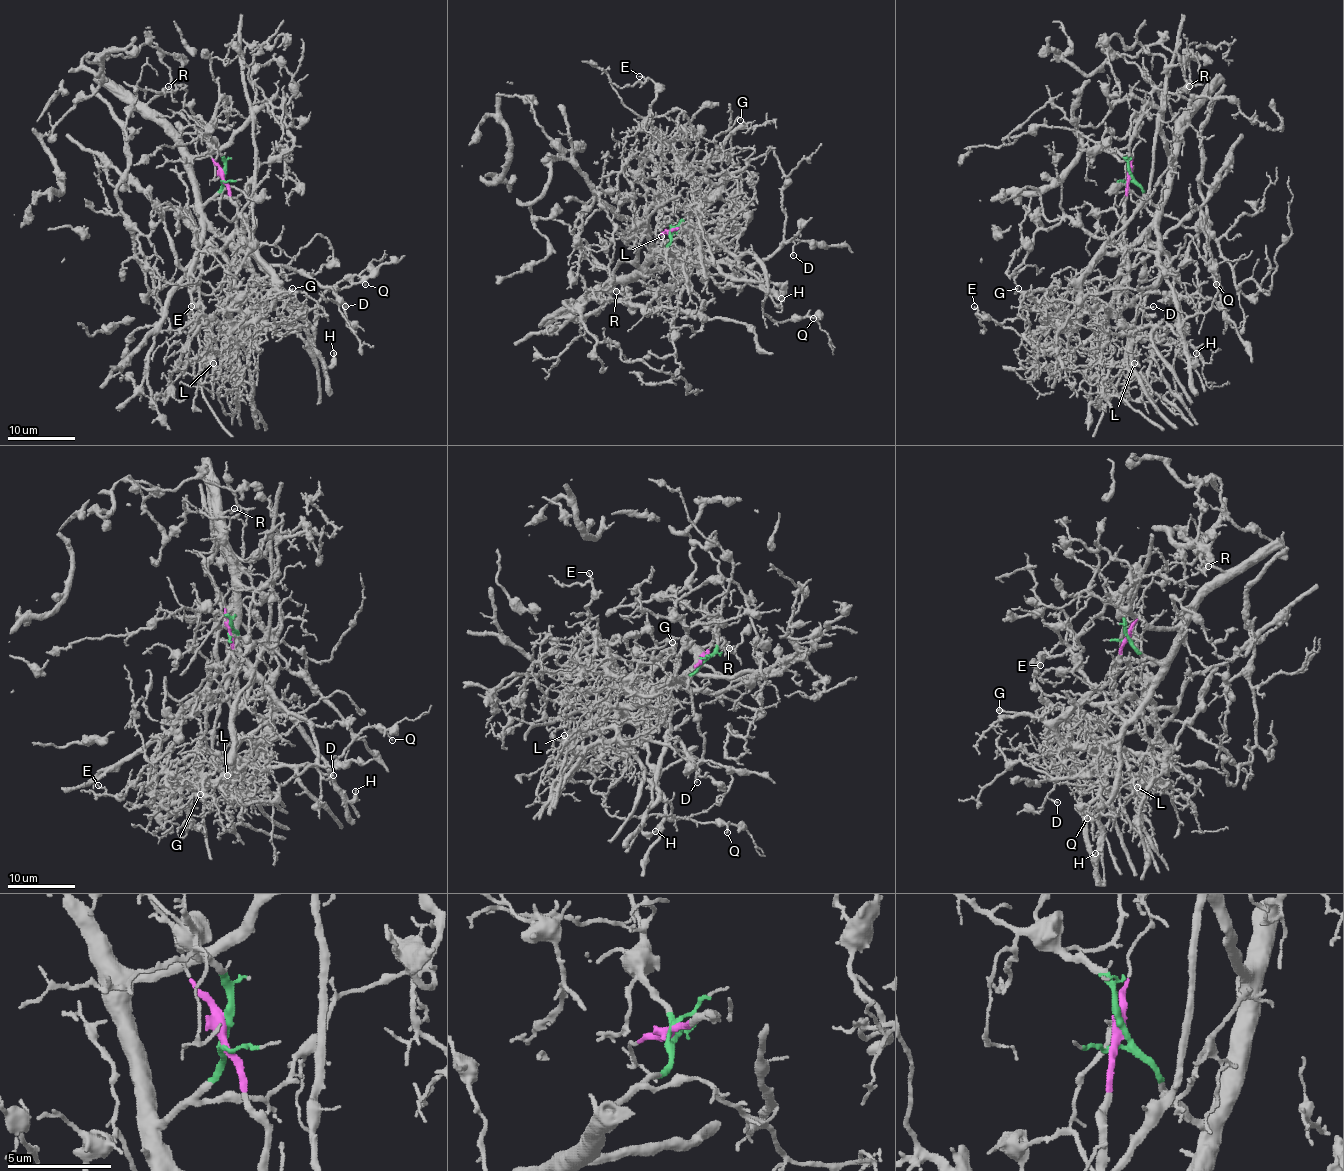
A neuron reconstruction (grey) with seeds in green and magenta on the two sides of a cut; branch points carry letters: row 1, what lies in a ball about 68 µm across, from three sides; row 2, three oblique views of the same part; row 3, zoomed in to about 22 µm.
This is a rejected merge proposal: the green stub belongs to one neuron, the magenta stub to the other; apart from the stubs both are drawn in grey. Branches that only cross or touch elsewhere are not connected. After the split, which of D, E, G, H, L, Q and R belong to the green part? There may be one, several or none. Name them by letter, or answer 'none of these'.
D, E, H, Q, R

